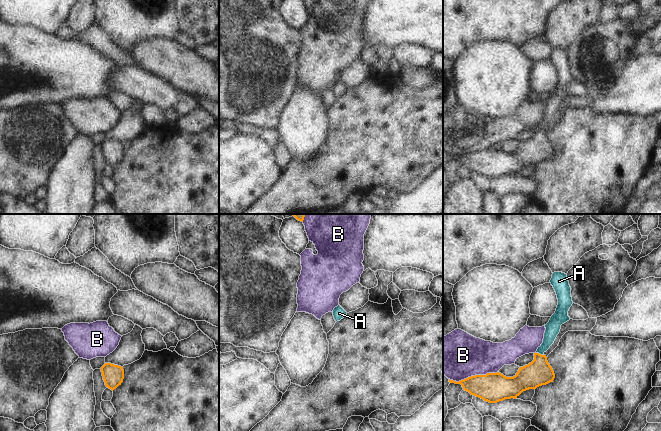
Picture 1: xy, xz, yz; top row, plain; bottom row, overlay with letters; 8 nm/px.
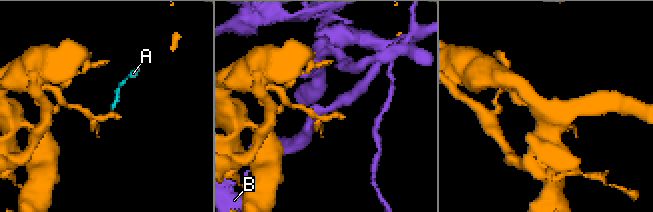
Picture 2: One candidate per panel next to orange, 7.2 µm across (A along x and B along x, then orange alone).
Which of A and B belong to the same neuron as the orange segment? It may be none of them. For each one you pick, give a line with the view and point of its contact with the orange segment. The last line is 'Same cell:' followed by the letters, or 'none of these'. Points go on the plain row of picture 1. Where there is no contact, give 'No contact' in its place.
A: Touches orange at yz (538, 129)
Same cell: A.

